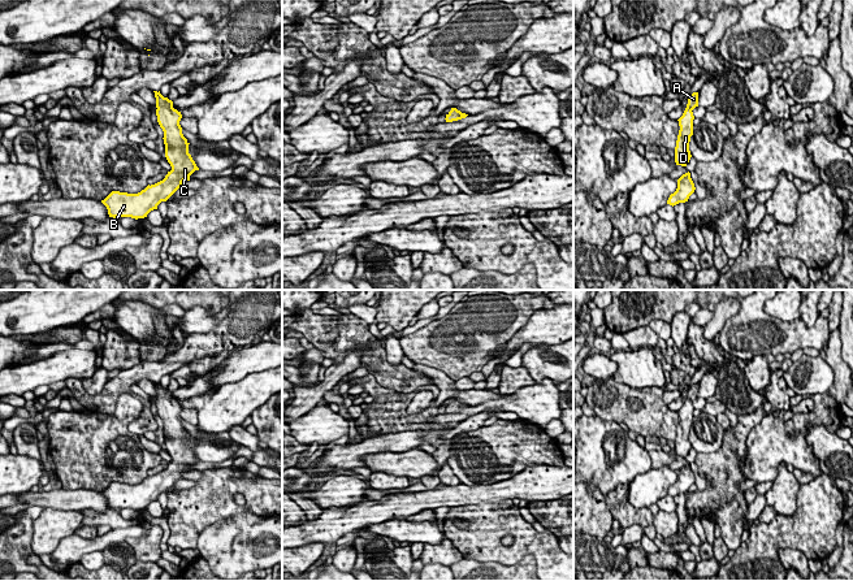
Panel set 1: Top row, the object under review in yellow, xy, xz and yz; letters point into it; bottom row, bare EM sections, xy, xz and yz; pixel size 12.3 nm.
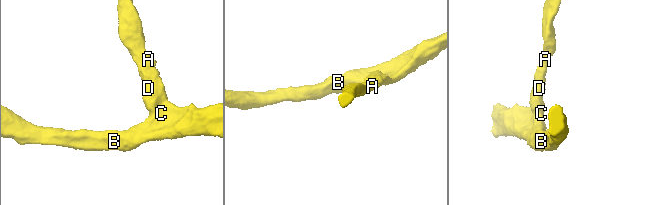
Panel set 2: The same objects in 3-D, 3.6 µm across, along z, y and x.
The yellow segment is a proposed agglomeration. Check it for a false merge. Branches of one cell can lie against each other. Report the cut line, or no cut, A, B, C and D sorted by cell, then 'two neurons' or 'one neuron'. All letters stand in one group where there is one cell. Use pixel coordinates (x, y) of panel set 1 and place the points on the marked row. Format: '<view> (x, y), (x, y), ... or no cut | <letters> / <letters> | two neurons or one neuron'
no cut | A B C D | one neuron

